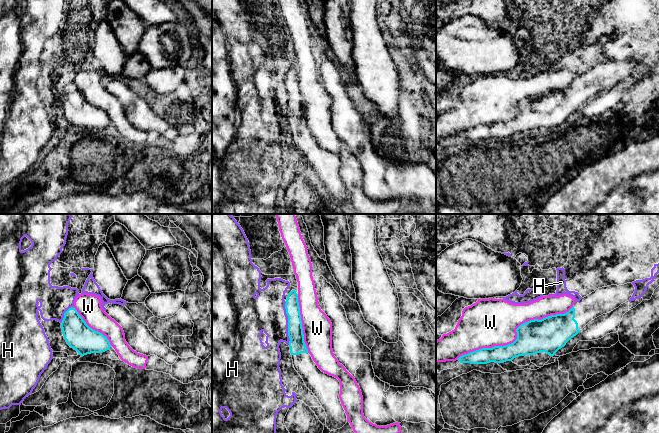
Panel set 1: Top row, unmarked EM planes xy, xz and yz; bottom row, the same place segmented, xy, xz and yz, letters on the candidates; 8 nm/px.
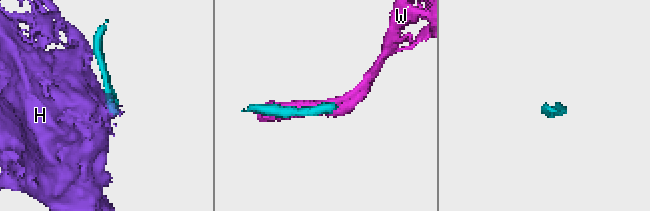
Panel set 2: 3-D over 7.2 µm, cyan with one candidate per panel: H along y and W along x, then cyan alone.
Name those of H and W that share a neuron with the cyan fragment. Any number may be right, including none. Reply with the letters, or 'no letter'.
no letter

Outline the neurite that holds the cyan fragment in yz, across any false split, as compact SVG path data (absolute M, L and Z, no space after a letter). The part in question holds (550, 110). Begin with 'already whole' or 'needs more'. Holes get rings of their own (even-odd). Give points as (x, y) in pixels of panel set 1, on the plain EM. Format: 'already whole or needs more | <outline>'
needs more | M632 59L611 61L596 65L575 78L564 90L556 90L541 96L534 95L521 100L517 115L505 122L482 124L458 134L460 139L487 140L503 139L524 131L545 128L550 132L564 123L589 98L607 90L629 77L635 67Z

